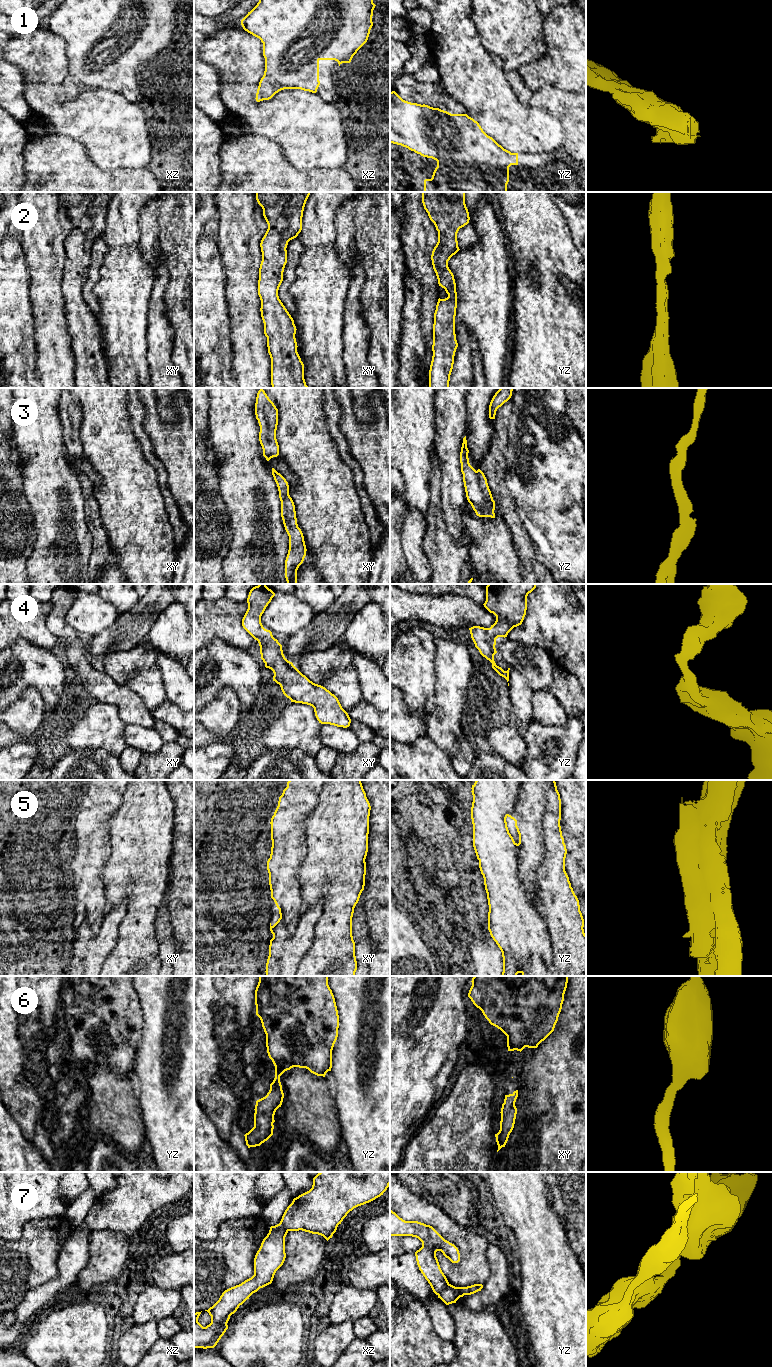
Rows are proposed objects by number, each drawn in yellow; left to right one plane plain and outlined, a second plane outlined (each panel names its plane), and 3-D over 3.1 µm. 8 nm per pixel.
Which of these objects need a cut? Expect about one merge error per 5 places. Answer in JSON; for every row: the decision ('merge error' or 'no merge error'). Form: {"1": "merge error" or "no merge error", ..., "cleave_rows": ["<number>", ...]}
{"1": "no merge error", "2": "no merge error", "3": "no merge error", "4": "no merge error", "5": "merge error", "6": "no merge error", "7": "merge error", "cleave_rows": ["5", "7"]}

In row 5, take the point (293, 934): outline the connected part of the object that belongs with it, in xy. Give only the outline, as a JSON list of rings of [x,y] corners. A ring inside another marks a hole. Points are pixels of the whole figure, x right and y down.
[[[289,780],[287,787],[279,797],[278,806],[271,818],[271,854],[267,861],[267,870],[269,873],[269,885],[271,898],[279,909],[280,918],[272,926],[270,931],[273,938],[270,940],[269,956],[266,963],[266,976],[295,976],[298,966],[313,944],[315,937],[315,924],[322,915],[322,904],[317,903],[307,909],[304,913],[302,909],[301,886],[298,879],[298,869],[302,865],[307,855],[307,846],[305,838],[304,823],[310,814],[314,811],[319,801],[319,794],[325,780]]]

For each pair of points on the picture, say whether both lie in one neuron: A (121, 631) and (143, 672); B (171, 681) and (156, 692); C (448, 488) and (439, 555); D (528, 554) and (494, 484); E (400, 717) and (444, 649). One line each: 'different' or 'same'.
A: different
B: different
C: different
D: same
E: different

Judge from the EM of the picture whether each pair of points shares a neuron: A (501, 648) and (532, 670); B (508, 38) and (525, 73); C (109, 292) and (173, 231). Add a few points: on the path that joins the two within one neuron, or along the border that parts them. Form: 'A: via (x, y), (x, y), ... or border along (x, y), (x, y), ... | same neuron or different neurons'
A: via (509, 650), (524, 662) | same neuron
B: border along (543, 54), (535, 60), (522, 64), (517, 69) | different neurons
C: border along (140, 236), (141, 255), (155, 271) | different neurons

